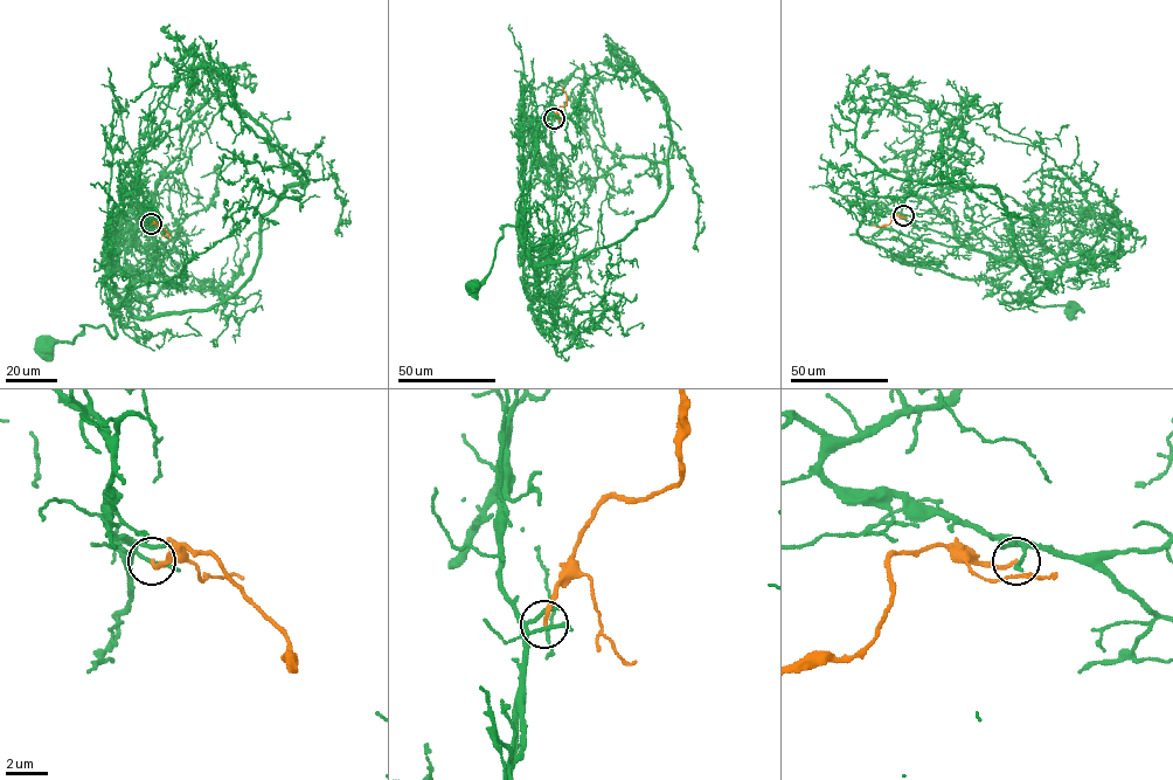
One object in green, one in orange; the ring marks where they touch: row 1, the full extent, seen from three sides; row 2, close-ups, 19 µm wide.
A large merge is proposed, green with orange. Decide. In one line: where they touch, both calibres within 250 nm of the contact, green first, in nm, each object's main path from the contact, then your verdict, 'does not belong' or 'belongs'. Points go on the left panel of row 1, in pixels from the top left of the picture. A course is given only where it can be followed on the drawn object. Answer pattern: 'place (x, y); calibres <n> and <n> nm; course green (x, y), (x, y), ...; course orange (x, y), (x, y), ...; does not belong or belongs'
place (151, 223); calibres 150 and 180 nm; course green (151, 223), (131, 193), (103, 277), (115, 295), (115, 337), (104, 325), (85, 325), (73, 343), (43, 346); course orange (151, 223), (158, 222), (168, 233), (167, 237), (162, 235); does not belong

